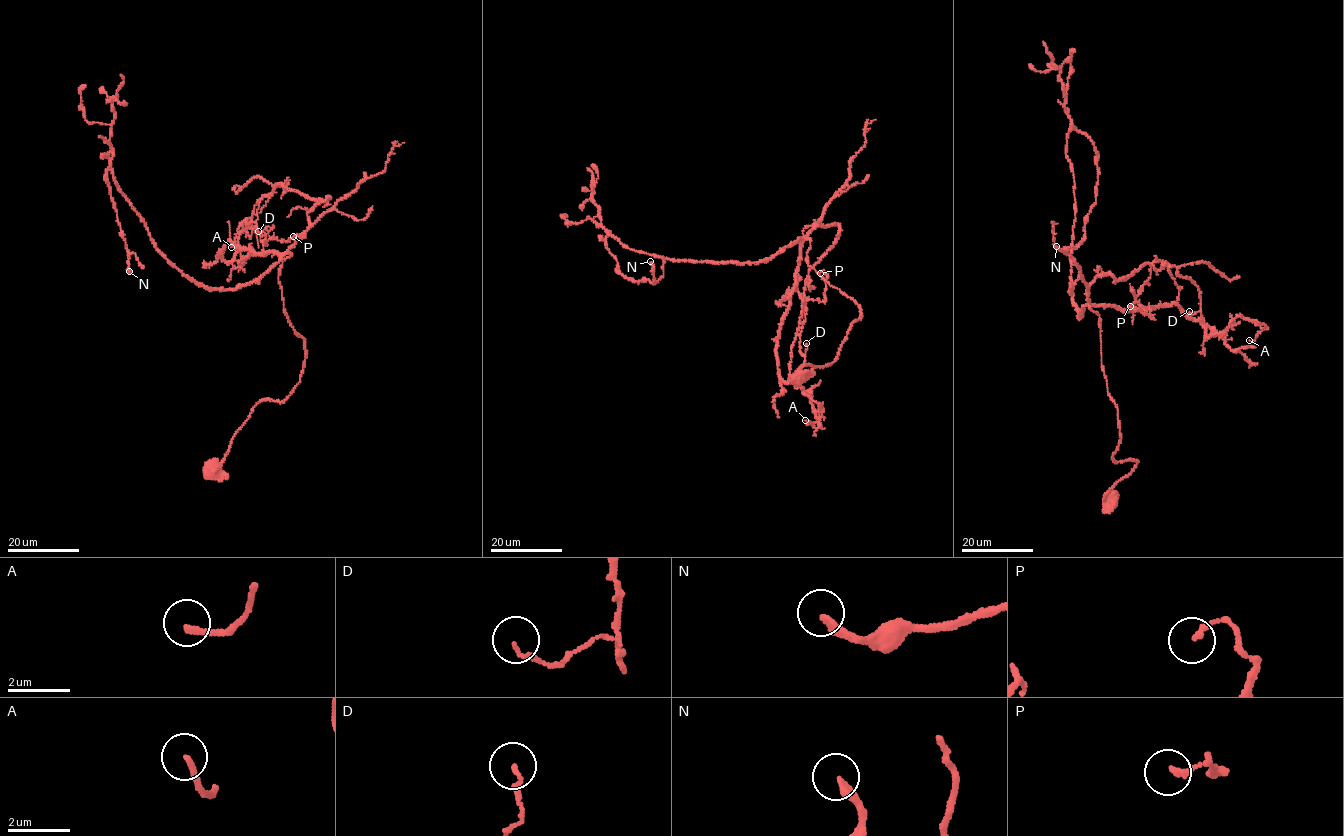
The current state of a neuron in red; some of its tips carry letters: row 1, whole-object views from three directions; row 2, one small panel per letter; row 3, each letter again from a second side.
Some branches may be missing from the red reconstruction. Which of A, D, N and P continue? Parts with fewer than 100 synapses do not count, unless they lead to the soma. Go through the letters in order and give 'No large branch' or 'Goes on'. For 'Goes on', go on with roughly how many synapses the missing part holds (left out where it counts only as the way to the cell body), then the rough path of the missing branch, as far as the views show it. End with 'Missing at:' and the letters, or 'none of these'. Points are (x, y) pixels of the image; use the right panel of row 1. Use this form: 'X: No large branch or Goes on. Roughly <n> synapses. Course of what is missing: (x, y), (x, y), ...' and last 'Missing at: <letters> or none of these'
A: No large branch
D: No large branch
N: No large branch
P: No large branch
Missing at: none of these

